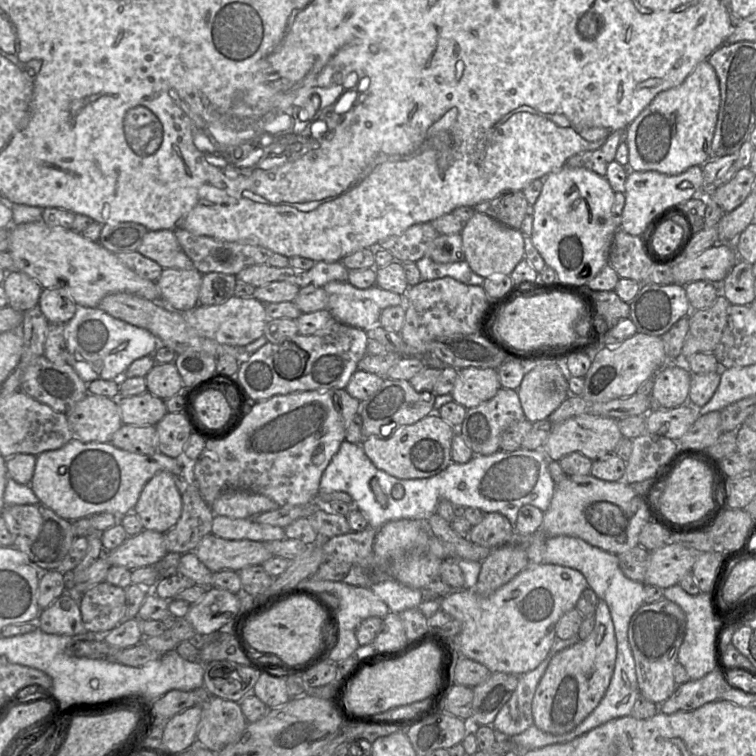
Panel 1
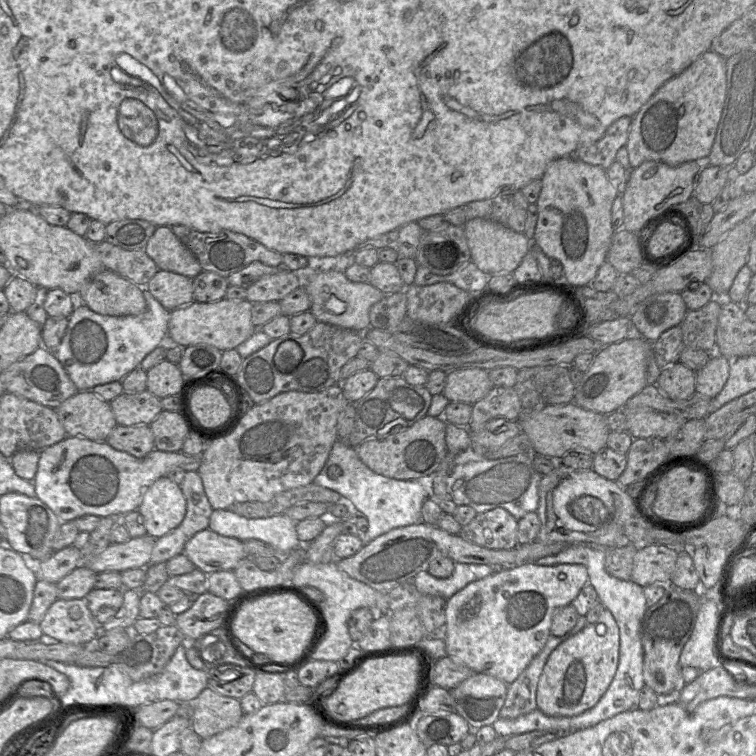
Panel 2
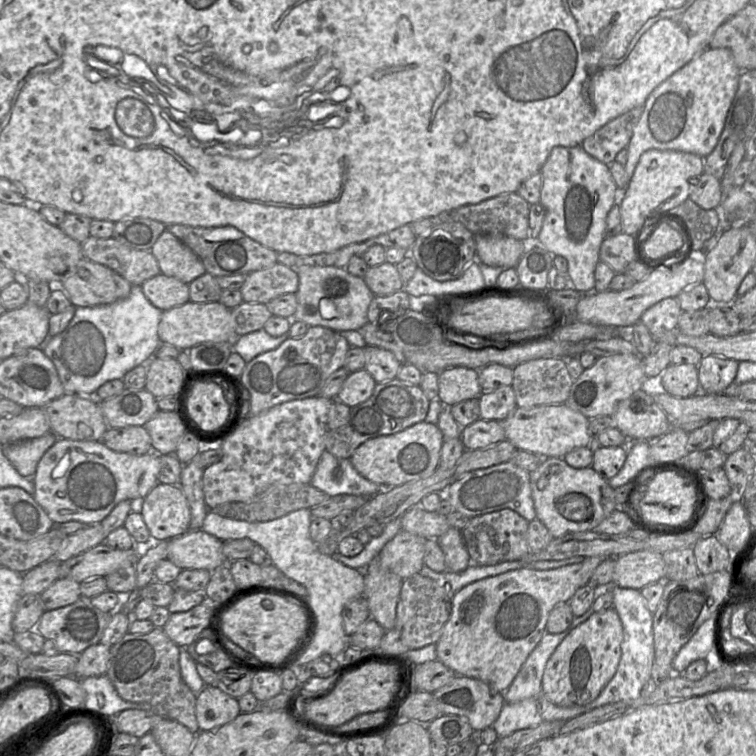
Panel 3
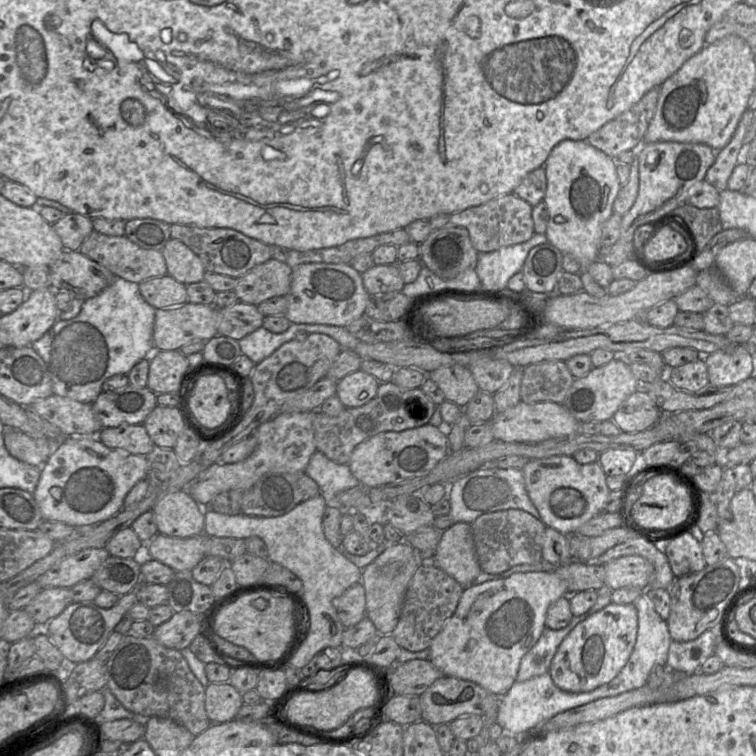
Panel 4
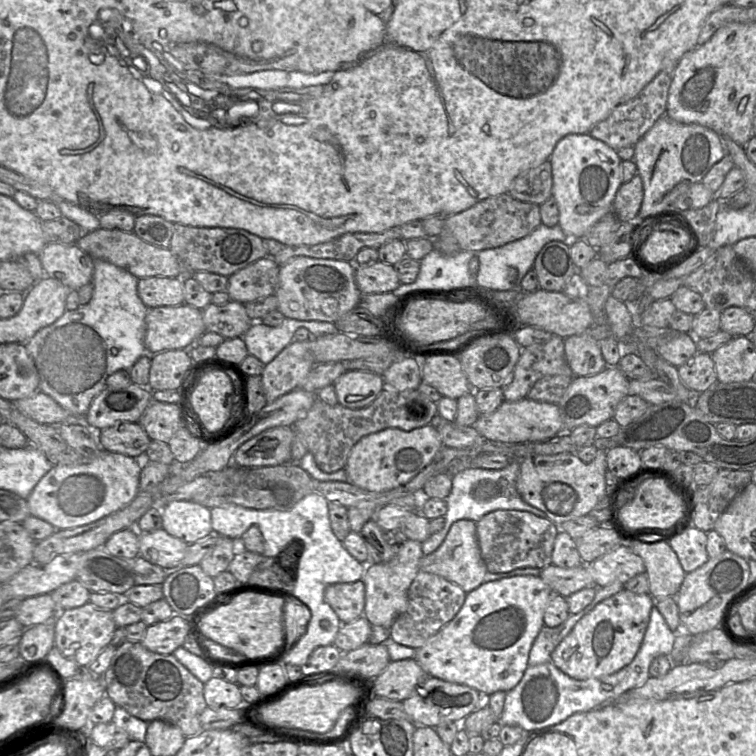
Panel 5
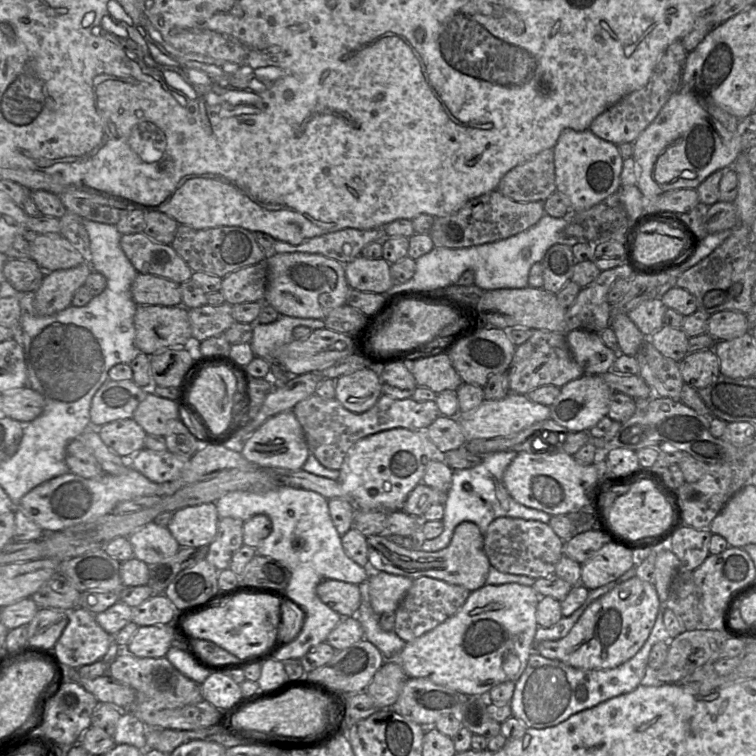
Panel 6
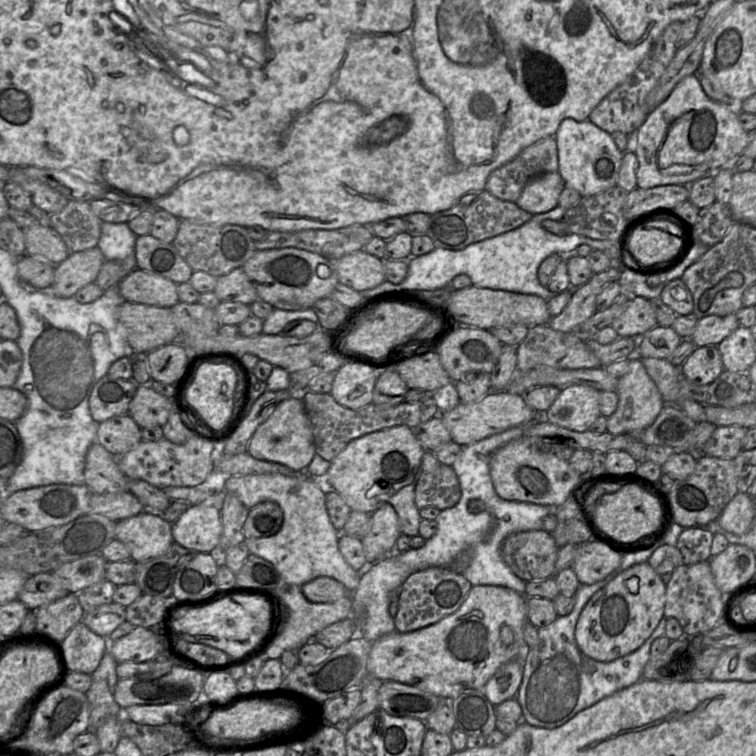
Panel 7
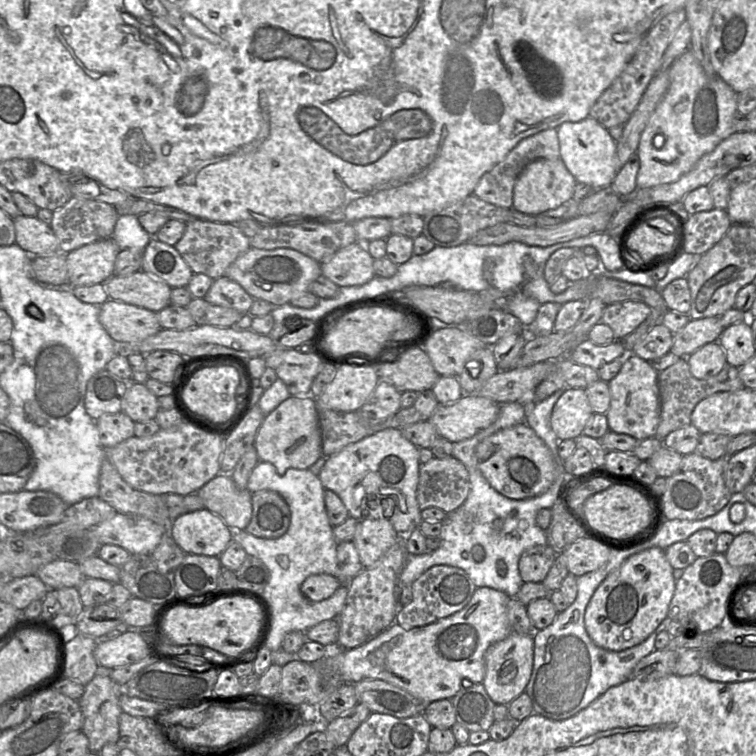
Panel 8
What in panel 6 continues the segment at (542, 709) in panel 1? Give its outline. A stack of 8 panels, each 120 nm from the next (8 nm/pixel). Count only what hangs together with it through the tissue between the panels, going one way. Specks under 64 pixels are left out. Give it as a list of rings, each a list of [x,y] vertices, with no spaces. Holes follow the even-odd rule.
[[[634,576],[594,601],[564,638],[535,644],[534,652],[582,670],[615,668],[643,647],[660,608],[655,586]]]

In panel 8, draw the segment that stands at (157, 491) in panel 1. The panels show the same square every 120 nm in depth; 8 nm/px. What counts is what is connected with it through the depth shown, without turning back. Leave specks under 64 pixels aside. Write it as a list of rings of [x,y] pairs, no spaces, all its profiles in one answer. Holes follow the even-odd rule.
[[[204,508],[177,517],[169,534],[186,554],[219,557],[232,542],[234,531],[220,516]]]

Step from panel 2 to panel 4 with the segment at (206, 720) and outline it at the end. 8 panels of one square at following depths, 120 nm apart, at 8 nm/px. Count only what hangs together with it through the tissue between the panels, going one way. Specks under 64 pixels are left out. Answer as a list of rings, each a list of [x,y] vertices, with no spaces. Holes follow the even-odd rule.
[[[212,682],[205,687],[205,710],[211,724],[235,719],[242,705],[241,693],[229,682]]]

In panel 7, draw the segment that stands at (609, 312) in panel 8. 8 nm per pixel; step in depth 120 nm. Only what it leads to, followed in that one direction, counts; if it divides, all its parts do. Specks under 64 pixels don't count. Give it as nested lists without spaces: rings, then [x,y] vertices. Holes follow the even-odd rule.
[[[640,296],[628,300],[628,307],[611,323],[619,337],[634,338],[640,338],[656,325],[656,314],[650,301]]]

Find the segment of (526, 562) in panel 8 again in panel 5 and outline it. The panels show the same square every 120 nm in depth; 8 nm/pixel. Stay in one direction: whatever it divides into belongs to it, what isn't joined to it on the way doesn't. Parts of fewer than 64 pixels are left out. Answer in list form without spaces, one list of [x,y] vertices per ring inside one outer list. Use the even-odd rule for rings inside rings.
[[[496,510],[476,523],[476,536],[487,571],[506,573],[519,568],[543,570],[552,564],[552,552],[559,527],[551,520],[519,510]]]

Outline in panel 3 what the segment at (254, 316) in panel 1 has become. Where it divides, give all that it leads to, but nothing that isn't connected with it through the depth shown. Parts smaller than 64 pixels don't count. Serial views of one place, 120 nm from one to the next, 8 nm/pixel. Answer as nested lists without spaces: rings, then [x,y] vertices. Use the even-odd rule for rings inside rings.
[[[189,301],[182,306],[163,311],[158,335],[161,343],[173,345],[180,350],[189,350],[204,342],[227,342],[234,345],[236,338],[240,337],[234,330],[232,309],[219,301],[206,303]]]

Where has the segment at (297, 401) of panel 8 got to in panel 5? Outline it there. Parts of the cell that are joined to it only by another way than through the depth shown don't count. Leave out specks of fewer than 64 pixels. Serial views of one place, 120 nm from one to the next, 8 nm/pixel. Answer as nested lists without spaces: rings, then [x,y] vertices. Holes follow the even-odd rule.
[[[277,426],[265,430],[236,450],[232,464],[240,467],[263,467],[289,463],[294,436],[293,426]]]

